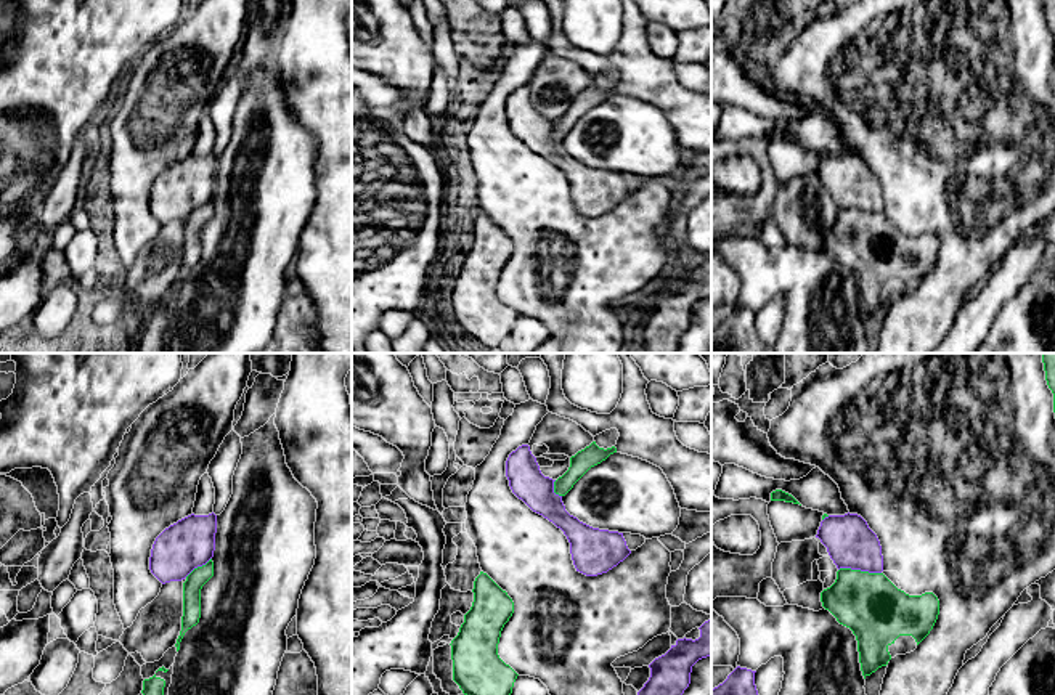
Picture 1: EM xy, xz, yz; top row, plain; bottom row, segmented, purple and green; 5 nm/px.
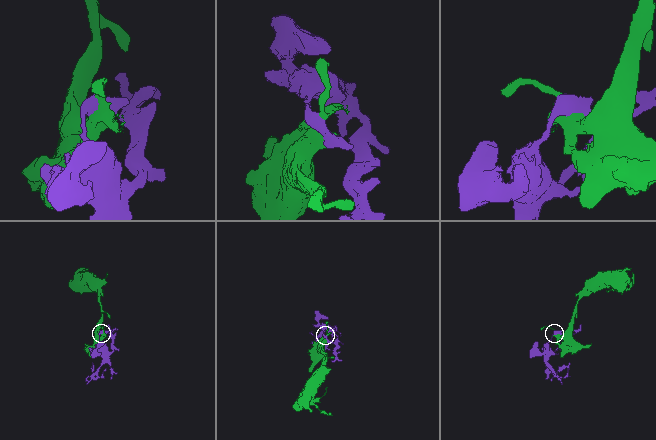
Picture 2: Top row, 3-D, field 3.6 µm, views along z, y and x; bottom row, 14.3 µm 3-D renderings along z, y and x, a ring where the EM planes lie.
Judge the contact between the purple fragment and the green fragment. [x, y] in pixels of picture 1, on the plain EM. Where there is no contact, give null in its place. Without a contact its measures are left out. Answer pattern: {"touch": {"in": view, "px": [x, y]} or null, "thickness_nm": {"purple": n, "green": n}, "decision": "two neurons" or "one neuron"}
{"touch": {"in": "yz", "px": [859, 209]}, "thickness_nm": {"purple": 240, "green": 320}, "decision": "one neuron"}

